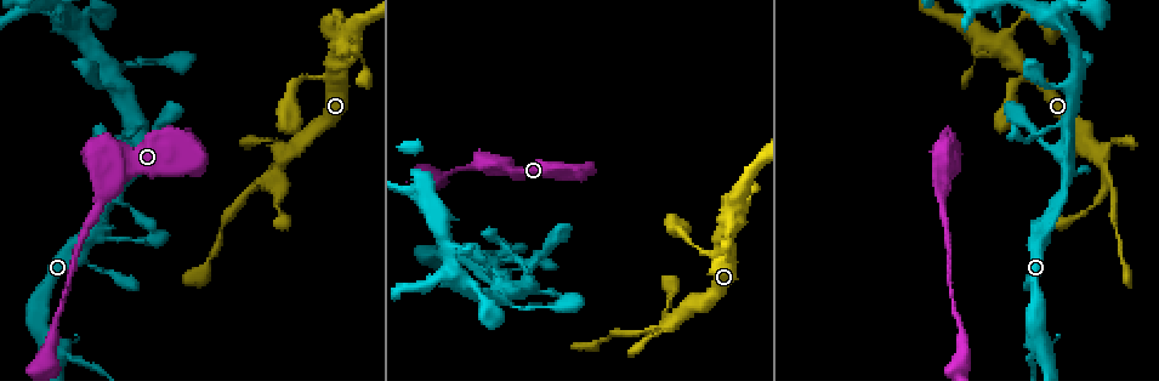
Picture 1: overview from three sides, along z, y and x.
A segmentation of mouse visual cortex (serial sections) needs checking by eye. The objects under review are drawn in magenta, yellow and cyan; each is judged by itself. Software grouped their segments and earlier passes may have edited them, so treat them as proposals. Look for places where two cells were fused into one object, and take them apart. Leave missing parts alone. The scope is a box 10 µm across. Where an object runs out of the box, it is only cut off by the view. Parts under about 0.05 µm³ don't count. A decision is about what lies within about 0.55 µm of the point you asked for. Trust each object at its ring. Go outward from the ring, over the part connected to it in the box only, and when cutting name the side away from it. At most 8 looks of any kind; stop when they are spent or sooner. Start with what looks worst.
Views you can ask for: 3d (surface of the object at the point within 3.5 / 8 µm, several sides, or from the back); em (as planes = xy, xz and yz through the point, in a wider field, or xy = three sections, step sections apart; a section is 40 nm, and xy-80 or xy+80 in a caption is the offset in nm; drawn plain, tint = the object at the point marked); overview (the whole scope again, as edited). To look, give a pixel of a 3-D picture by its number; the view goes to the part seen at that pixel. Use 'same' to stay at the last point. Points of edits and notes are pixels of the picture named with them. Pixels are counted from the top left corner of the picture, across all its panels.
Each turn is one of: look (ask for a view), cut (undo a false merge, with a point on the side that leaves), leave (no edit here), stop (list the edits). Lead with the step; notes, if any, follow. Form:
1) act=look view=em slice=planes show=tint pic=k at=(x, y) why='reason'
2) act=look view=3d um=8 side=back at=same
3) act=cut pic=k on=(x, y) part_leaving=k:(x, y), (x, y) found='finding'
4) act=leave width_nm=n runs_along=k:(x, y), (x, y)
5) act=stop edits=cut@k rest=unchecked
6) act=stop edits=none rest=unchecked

act=look view=3d um=3.5 pic=1 at=(104, 174) why='three arms meet'

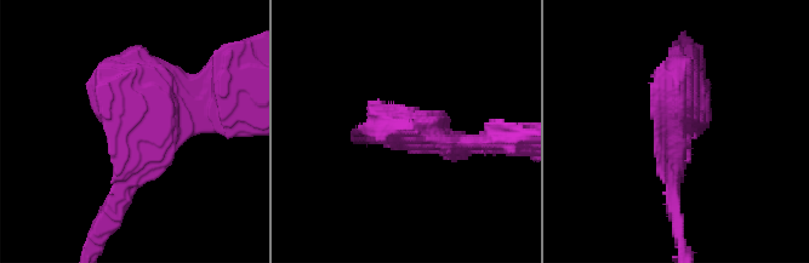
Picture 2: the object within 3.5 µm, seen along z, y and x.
act=look view=em slice=xy step=5 show=tint pic=2 at=(132, 130)

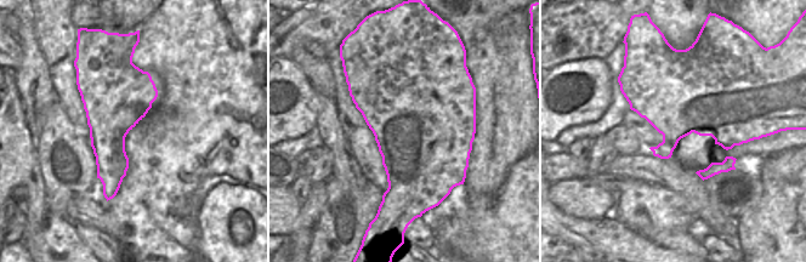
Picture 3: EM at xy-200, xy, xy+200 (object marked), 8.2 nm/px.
act=leave runs_along=2:(205, 113), (141, 116), (115, 201) found='one cell here'

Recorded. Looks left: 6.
act=look view=3d um=3.5 pic=1 at=(1107, 176) why='three arms meet'

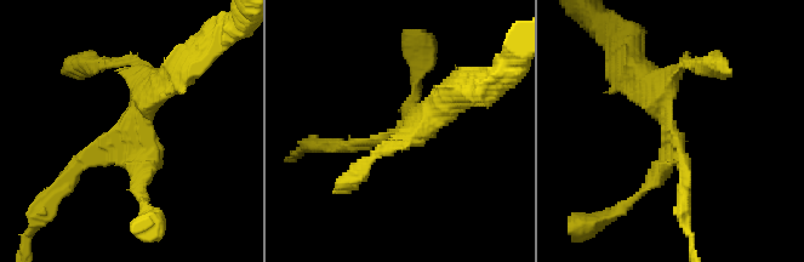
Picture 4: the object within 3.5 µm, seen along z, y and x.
act=look view=em slice=xy step=1 show=tint pic=4 at=(140, 125) arms=3 arm_widths_nm=150,200,400

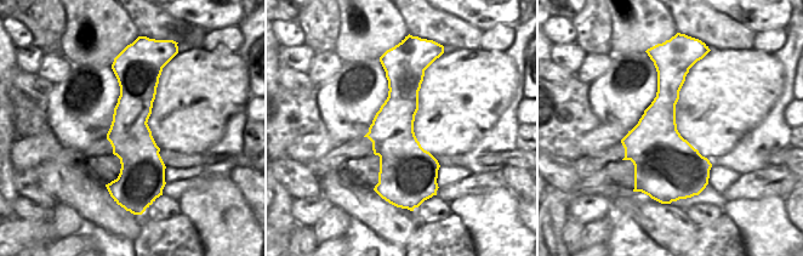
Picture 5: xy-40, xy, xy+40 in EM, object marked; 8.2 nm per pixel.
act=leave runs_along=4:(183, 68), (124, 142), (72, 172) found='all the same cell'

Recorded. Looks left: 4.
act=look view=3d um=8 pic=1 at=(76, 26) why='four-way junction'

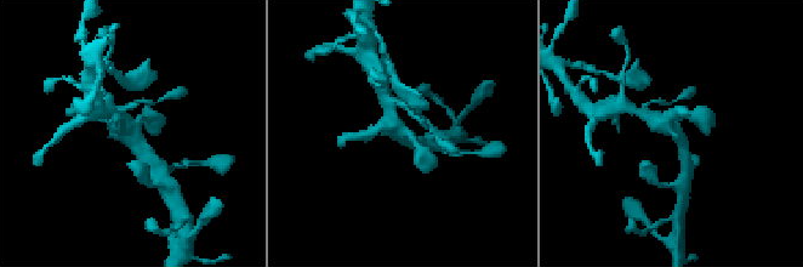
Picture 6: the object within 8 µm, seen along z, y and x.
act=look view=3d um=3.5 at=same

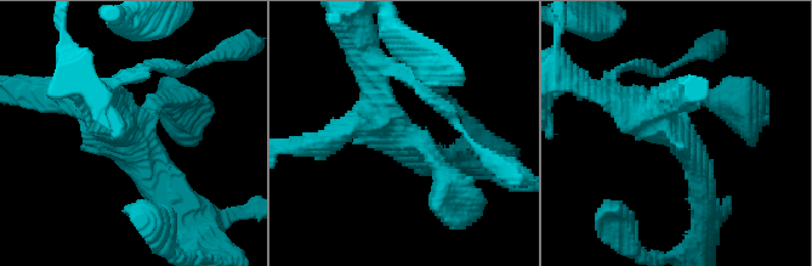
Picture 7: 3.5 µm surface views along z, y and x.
act=look view=em slice=xy step=3 show=tint pic=7 at=(675, 135) arms=4 arm_widths_nm=200,350,350,400 why='shape alone is not enough'

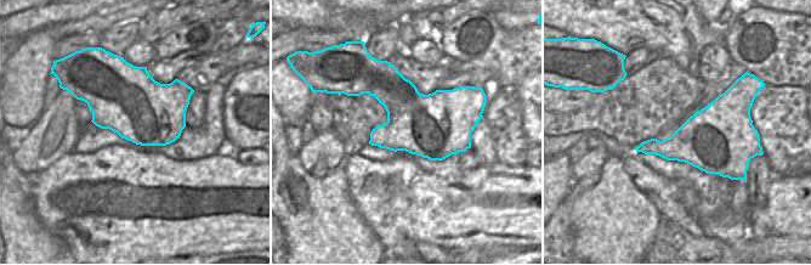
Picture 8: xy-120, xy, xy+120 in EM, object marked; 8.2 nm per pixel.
act=leave runs_along=7:(705, 199), (677, 136), (618, 95) found='one cell here'

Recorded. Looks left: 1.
act=stop edits=none rest=unchecked

